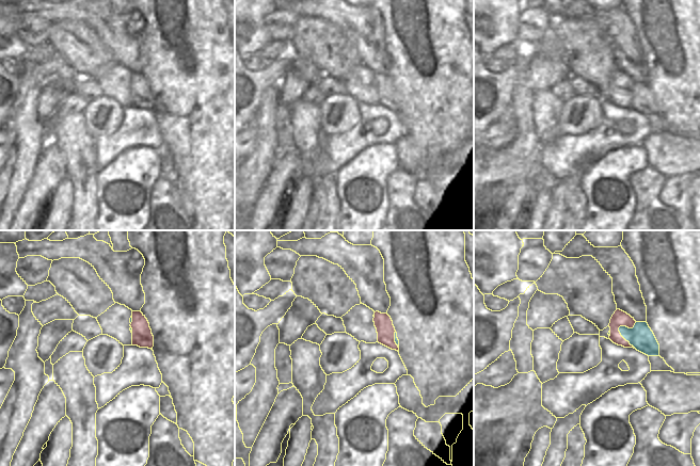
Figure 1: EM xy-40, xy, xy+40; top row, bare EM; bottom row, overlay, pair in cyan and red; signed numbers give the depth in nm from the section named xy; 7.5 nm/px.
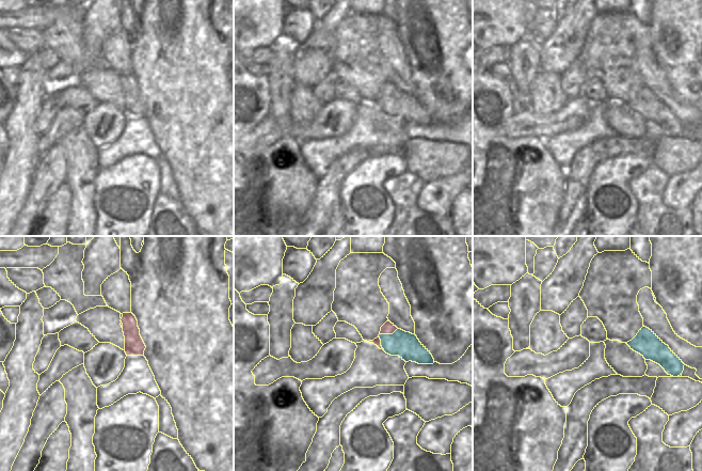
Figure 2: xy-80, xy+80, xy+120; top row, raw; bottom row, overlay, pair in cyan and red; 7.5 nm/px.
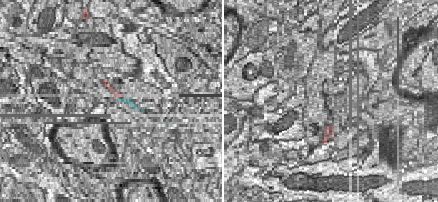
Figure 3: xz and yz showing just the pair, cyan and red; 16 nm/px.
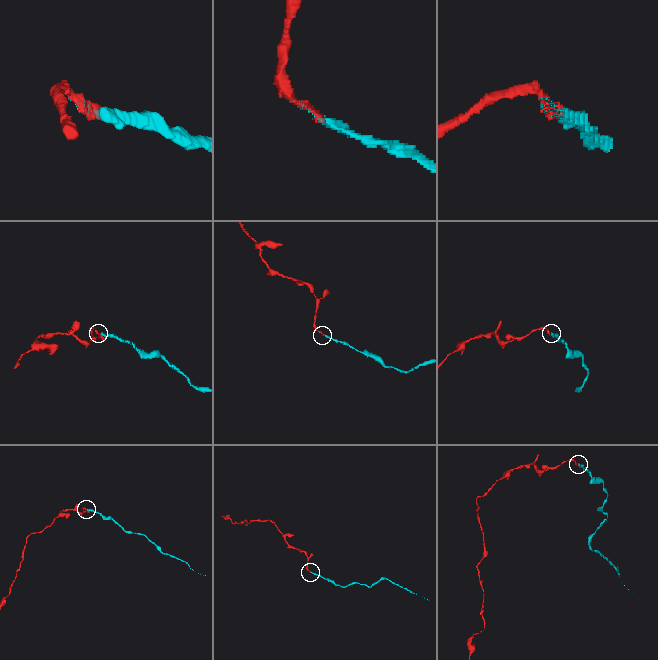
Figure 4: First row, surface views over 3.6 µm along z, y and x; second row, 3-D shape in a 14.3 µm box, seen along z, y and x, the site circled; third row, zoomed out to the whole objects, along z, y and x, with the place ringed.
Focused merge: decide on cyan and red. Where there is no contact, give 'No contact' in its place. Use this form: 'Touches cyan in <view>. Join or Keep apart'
Touches cyan in xy+40. Keep apart.

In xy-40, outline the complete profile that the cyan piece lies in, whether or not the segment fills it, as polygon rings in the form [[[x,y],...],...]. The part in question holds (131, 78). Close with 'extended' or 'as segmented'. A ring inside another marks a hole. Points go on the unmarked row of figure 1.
[[[115,64],[96,80],[102,91],[102,96],[116,100],[123,107],[132,107],[132,71]]] | extended

